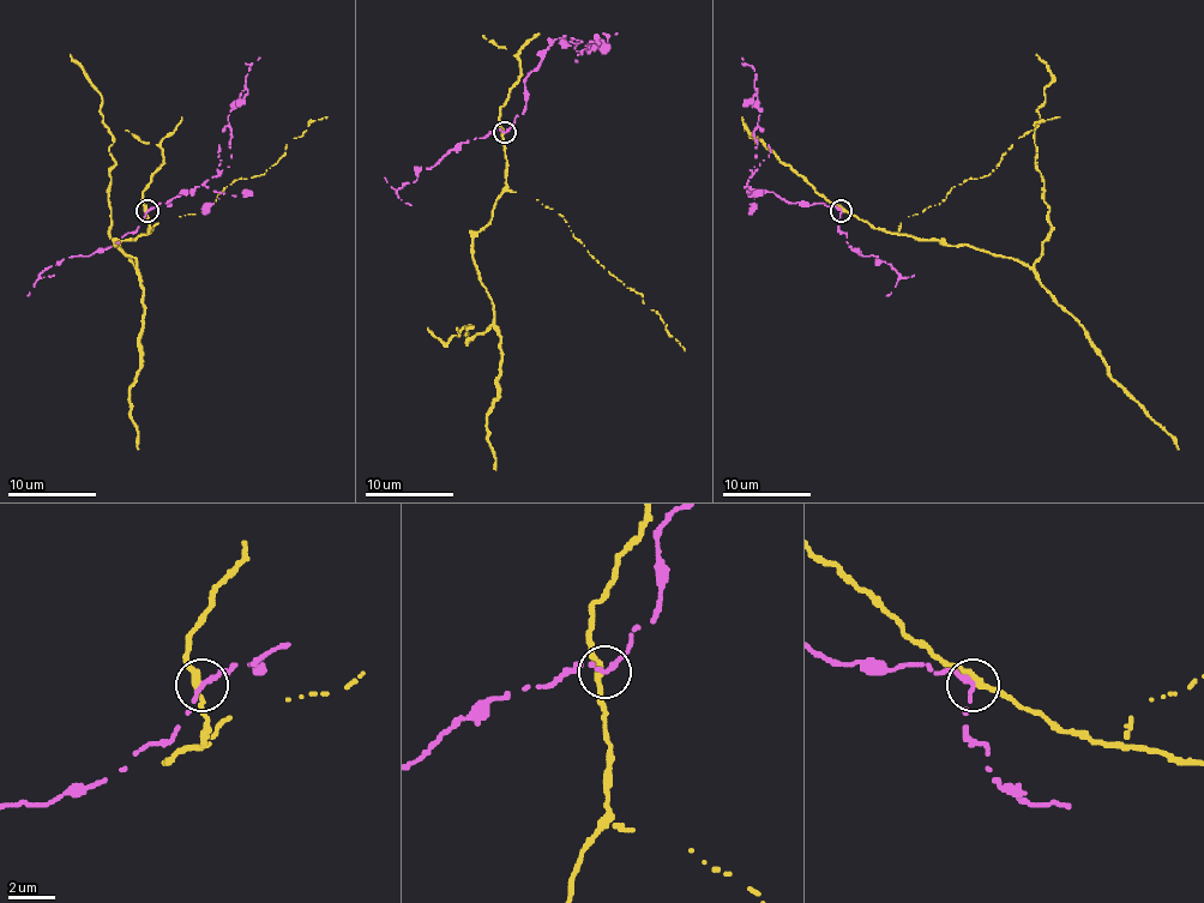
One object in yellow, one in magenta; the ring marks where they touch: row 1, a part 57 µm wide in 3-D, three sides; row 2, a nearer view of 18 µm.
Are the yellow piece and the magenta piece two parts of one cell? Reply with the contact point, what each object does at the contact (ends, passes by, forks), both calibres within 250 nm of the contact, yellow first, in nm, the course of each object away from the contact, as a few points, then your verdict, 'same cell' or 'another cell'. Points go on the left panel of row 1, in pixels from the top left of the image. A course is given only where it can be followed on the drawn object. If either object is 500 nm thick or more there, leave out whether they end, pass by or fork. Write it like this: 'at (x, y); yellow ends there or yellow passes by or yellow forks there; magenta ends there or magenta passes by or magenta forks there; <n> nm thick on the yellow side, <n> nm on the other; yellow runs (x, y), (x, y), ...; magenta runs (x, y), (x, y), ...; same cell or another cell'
at (148, 210); yellow passes by; magenta passes by; 300 nm thick on the yellow side, 200 nm on the other; yellow runs (145, 210), (148, 232), (115, 245), (137, 268), (110, 236), (115, 163), (102, 95), (71, 54); magenta runs (148, 210), (168, 205), (168, 202), (181, 192), (229, 166), (229, 110), (245, 86), (250, 65), (260, 58); another cell

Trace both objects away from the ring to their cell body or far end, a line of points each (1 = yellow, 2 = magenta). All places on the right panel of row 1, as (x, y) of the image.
1: (842, 210), (874, 228), (969, 245), (1031, 268), (1051, 230), (1034, 136), (1051, 80), (1035, 54)
2: (842, 210), (822, 204), (802, 205), (747, 186), (760, 110), (756, 73), (742, 58)

